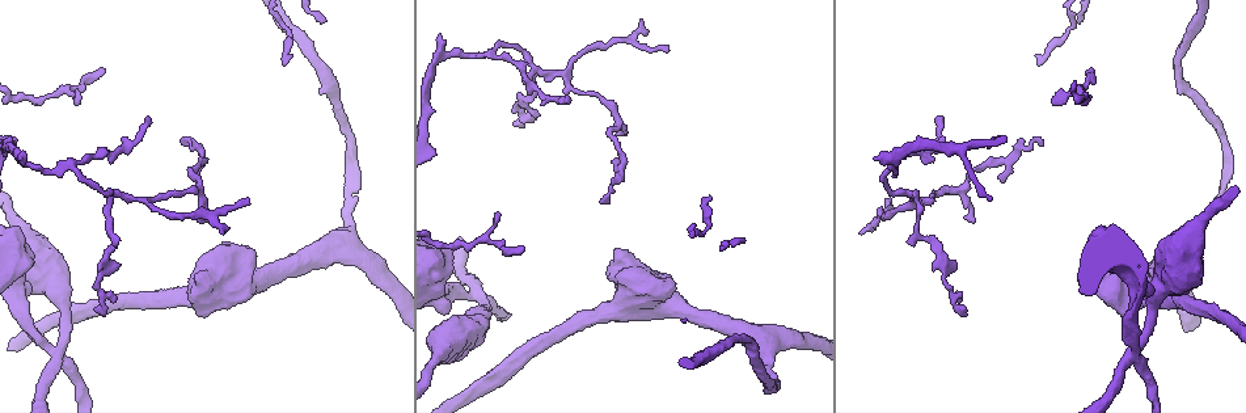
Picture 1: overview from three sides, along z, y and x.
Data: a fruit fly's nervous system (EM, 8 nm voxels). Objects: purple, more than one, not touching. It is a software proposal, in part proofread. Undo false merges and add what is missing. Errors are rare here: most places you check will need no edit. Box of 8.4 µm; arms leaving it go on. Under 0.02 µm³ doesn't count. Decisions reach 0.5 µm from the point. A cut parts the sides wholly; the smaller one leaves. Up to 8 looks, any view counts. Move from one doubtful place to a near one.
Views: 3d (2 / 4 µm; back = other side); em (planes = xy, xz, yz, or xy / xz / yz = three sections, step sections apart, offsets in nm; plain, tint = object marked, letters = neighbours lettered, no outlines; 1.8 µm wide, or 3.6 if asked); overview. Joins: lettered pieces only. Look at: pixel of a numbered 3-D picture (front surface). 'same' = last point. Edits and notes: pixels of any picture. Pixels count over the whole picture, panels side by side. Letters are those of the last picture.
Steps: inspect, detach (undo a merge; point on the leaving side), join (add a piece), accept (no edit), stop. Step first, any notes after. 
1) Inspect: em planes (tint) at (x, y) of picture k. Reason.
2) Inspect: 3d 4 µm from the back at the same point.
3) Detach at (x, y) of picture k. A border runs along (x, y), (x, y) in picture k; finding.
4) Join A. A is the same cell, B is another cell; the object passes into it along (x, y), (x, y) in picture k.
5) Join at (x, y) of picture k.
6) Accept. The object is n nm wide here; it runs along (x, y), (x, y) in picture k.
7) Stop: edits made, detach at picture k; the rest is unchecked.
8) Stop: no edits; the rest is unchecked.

Inspect: em planes (letters) at (904, 189) of picture 1. Sharp bend.

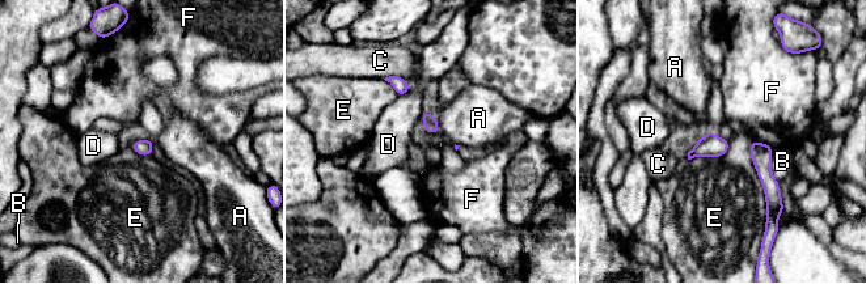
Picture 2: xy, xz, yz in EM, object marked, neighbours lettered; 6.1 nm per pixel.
Accept. The object is 90 nm wide here; the longest contact is with E, 500 nm; A, B, C, D, E and F are other cells; continuous, no second neuron.

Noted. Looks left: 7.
Inspect: em planes (plain) at (57, 349) of picture 1. Looks like a crossing.

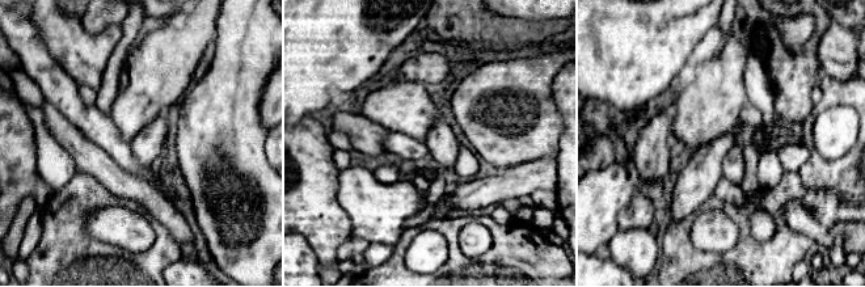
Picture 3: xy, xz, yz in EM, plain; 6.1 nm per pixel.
Inspect: em planes (tint) at the same point. Where the object lies.

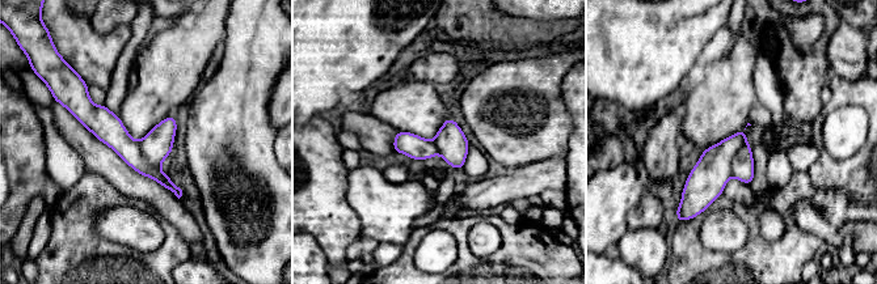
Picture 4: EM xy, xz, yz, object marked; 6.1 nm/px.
Inspect: em planes (letters) at the same point.

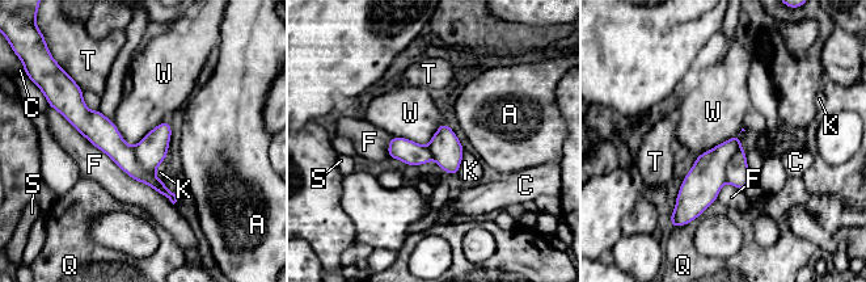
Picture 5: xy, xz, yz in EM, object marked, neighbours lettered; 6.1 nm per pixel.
Detach at (109, 139) of picture 5. A, C, F, K, Q, S, T and W are other cells; a border runs along (132, 147), (140, 171), (153, 173) in picture 5; a second neuron is stuck on.

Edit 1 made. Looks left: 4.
Inspect: overview.

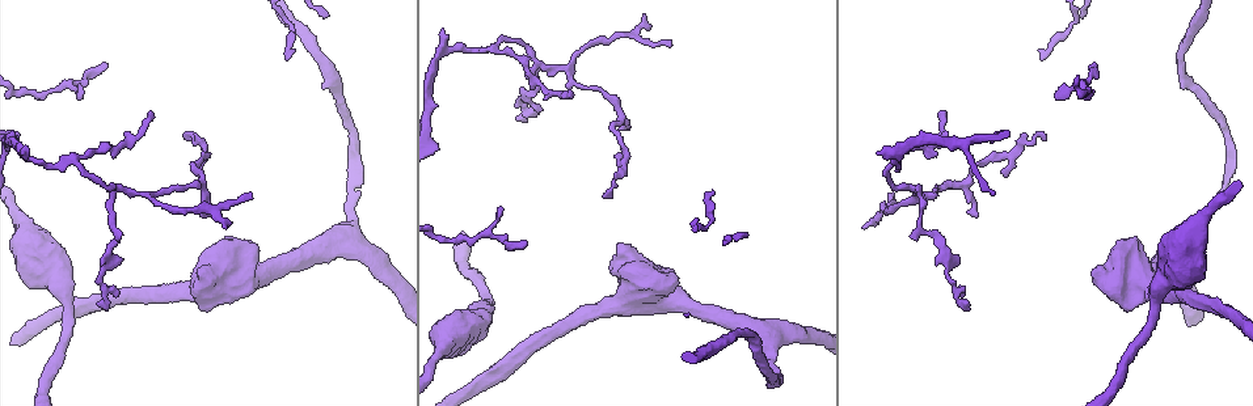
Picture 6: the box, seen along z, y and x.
Inspect: 3d 4 µm at (516, 119) of picture 6. Tapers out.

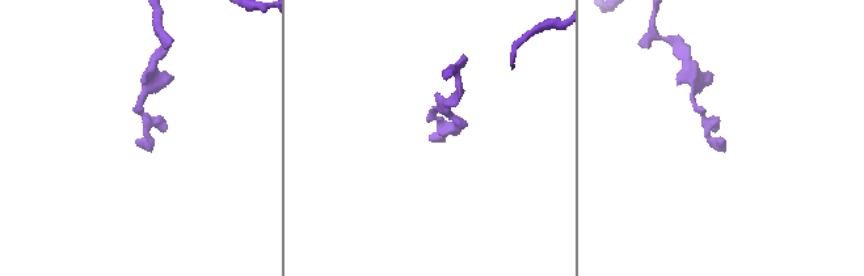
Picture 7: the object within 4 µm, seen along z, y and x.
Inspect: em yz step 16 (letters) at (724, 140) of picture 7. Now the EM.

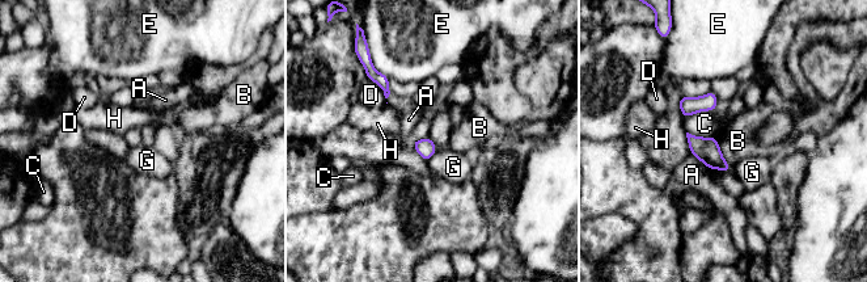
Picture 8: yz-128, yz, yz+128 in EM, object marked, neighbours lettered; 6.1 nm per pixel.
Inspect: em planes (letters) at the same point. Cut it another way.

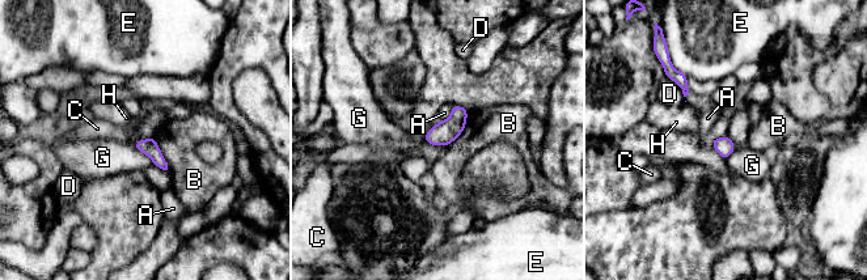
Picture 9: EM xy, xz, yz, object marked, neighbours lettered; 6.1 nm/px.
Accept. A, B, C, D, E, G and H are other cells; a border runs along (131, 144), (146, 153), (153, 164) in picture 9; none of them fits.

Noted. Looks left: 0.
Stop: edits made, detach at picture 5; the rest is unchecked.

